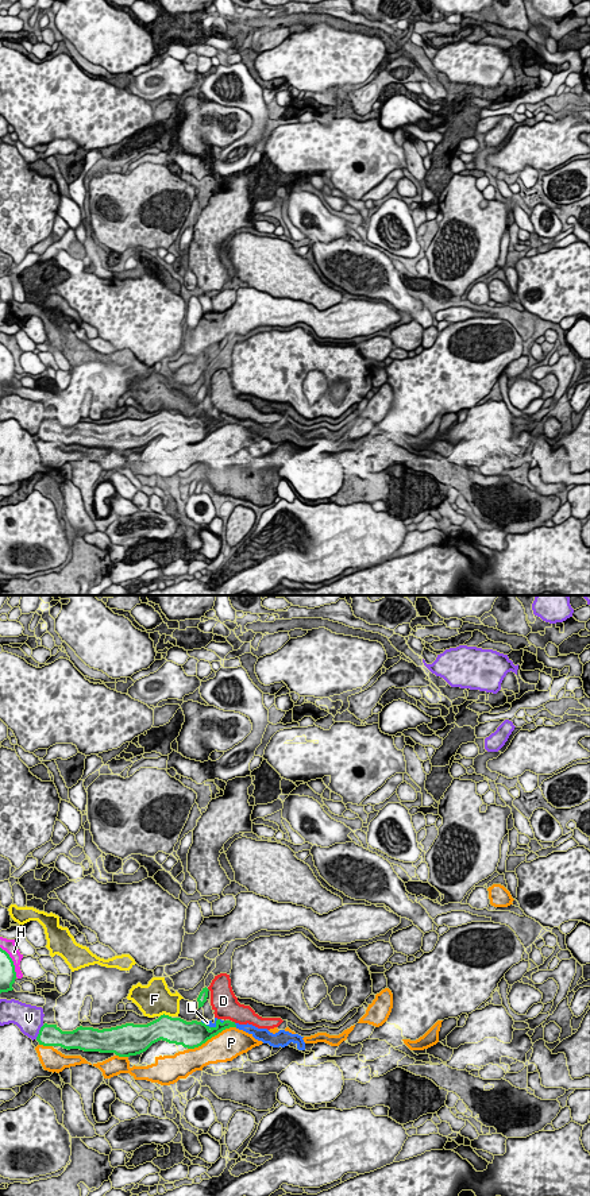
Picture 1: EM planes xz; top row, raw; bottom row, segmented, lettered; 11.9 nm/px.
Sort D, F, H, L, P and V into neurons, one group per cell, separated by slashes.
D / F L / H / P / V

